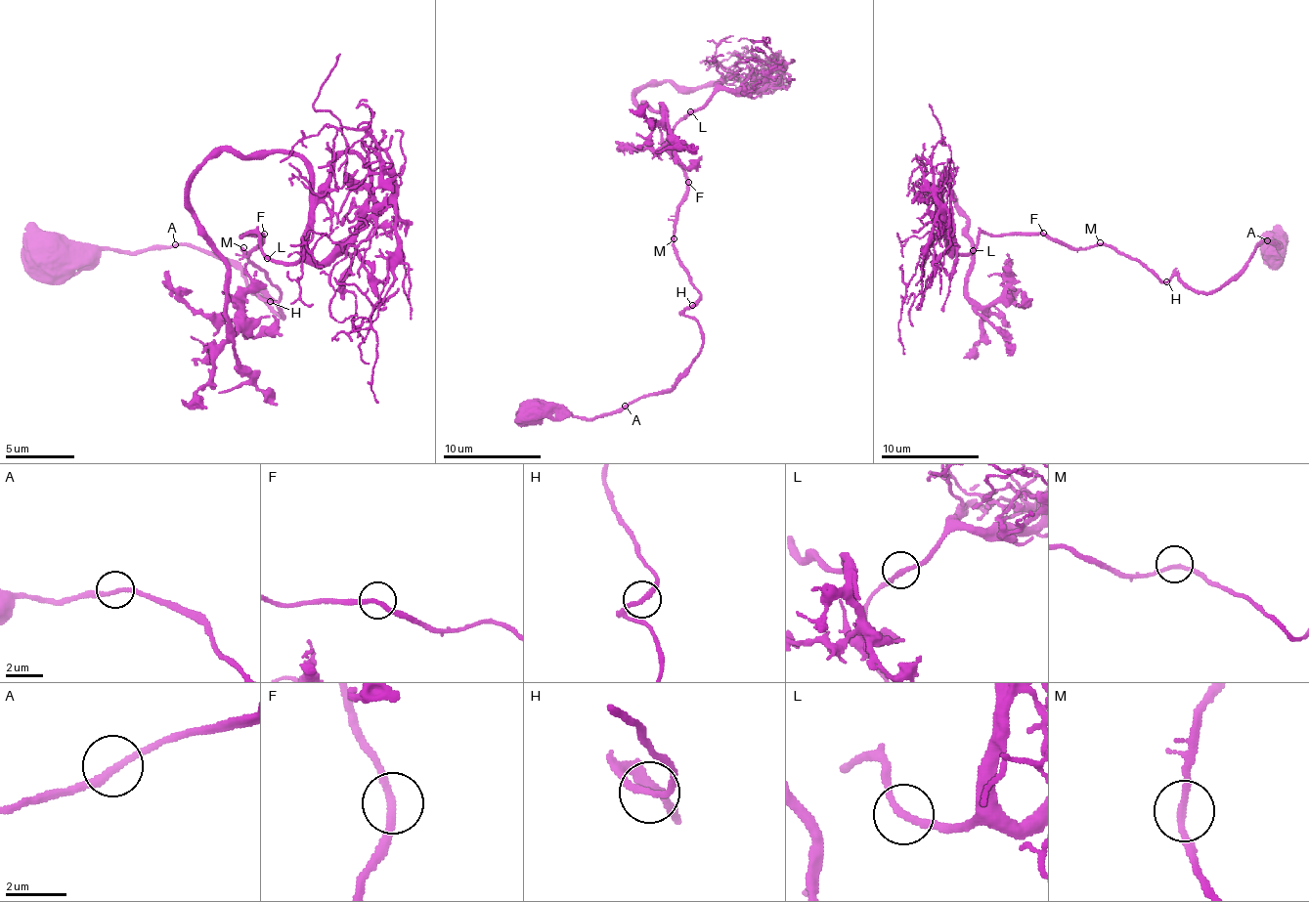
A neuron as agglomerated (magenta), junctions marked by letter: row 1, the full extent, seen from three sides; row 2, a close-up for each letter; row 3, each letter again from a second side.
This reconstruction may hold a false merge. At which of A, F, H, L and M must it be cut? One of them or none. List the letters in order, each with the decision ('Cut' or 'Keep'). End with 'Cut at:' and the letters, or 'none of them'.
A: Keep
F: Keep
H: Keep
L: Keep
M: Keep
Cut at: none of them

